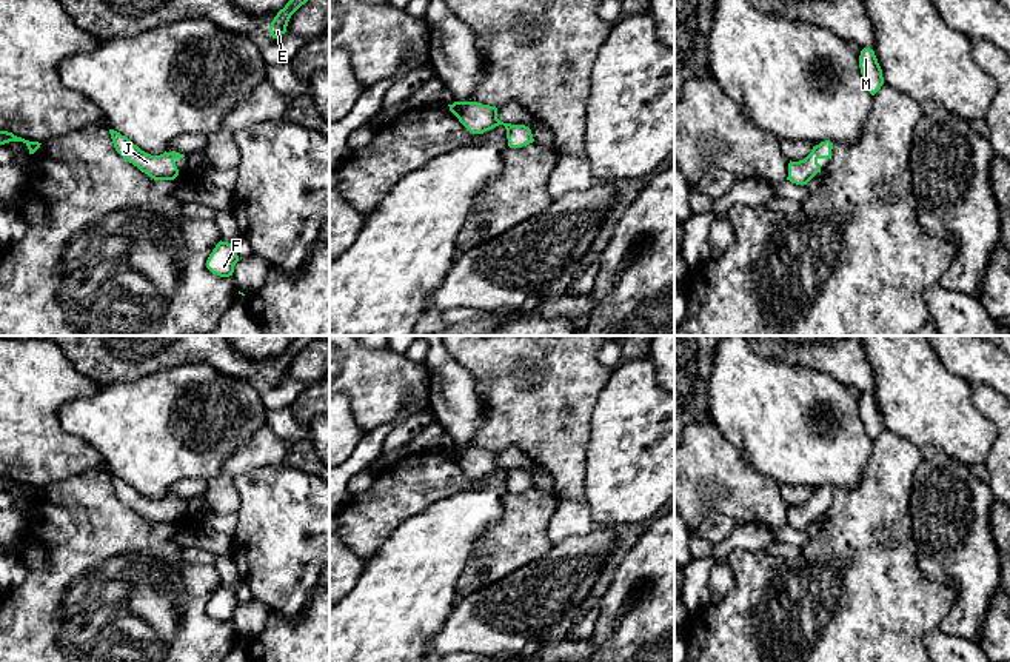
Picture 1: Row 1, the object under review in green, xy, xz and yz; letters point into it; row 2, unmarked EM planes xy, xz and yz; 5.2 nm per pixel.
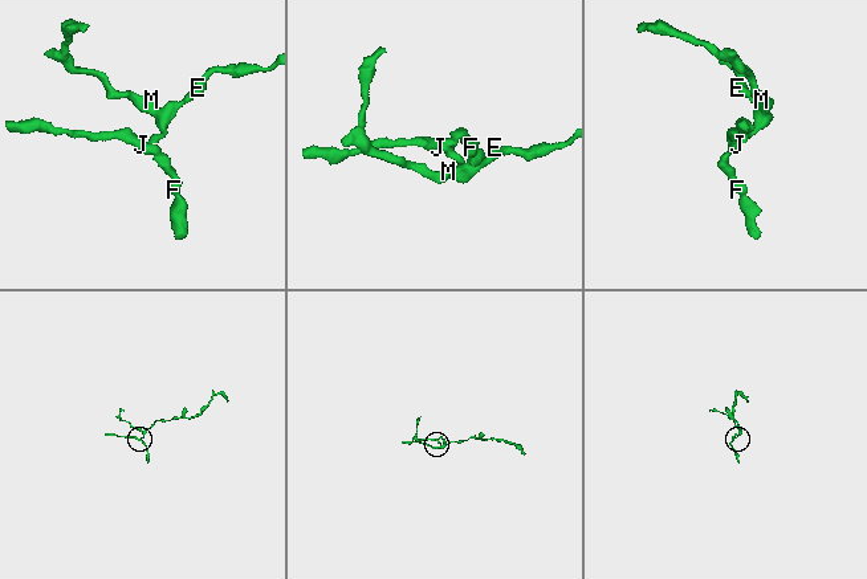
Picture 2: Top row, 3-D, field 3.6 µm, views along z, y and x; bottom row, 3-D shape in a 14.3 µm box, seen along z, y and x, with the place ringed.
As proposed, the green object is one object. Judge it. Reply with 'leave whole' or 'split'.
leave whole

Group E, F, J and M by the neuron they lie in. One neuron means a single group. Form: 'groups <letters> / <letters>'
groups E F J M

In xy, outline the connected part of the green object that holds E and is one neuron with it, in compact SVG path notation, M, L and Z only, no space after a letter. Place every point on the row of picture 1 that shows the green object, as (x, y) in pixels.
M289 0L283 9L277 12L274 20L271 22L269 32L273 38L279 38L282 34L286 32L288 22L291 15L308 0Z

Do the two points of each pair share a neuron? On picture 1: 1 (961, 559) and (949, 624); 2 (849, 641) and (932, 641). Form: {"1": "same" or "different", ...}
{"1": "same", "2": "different"}

